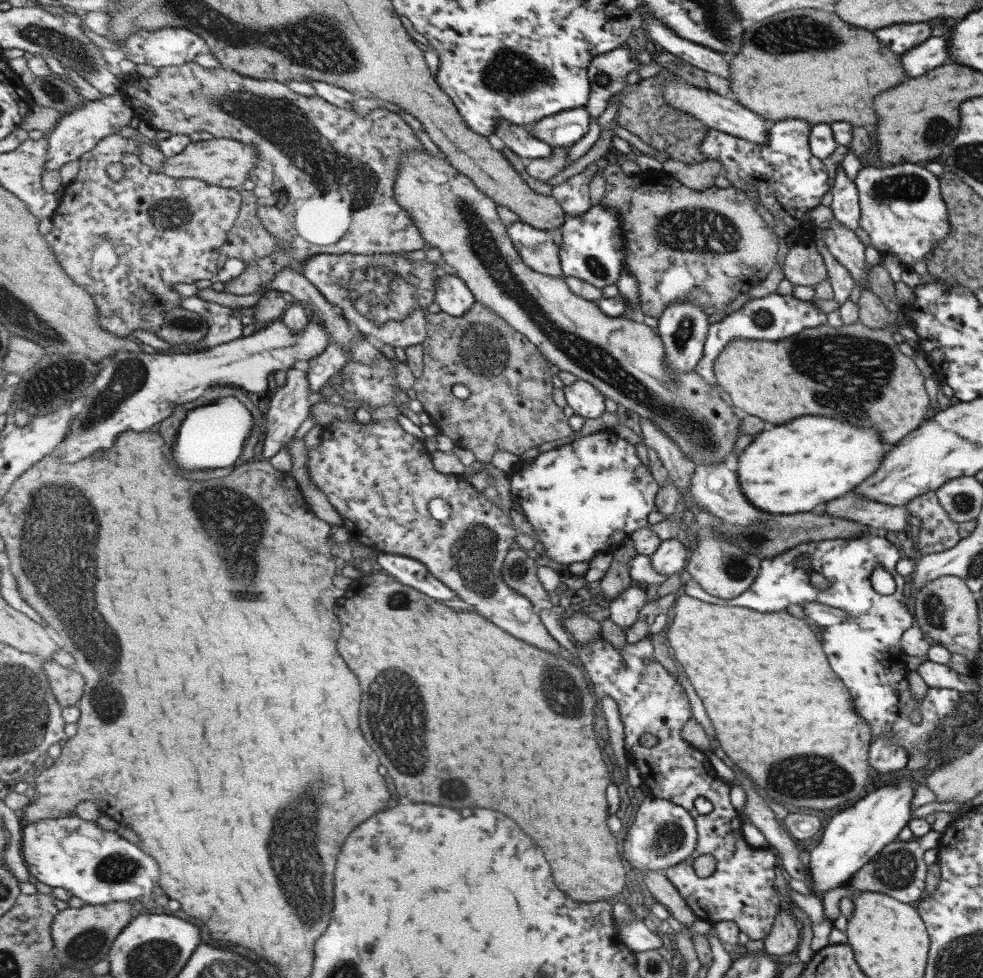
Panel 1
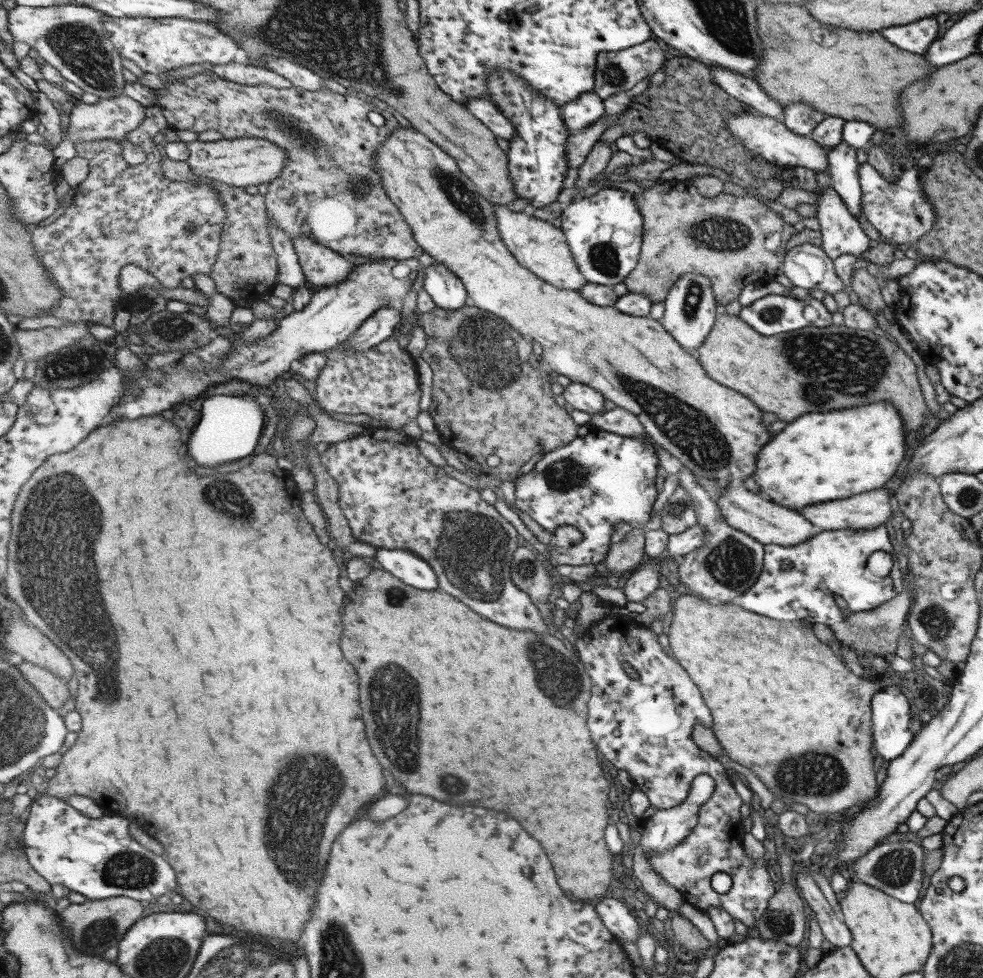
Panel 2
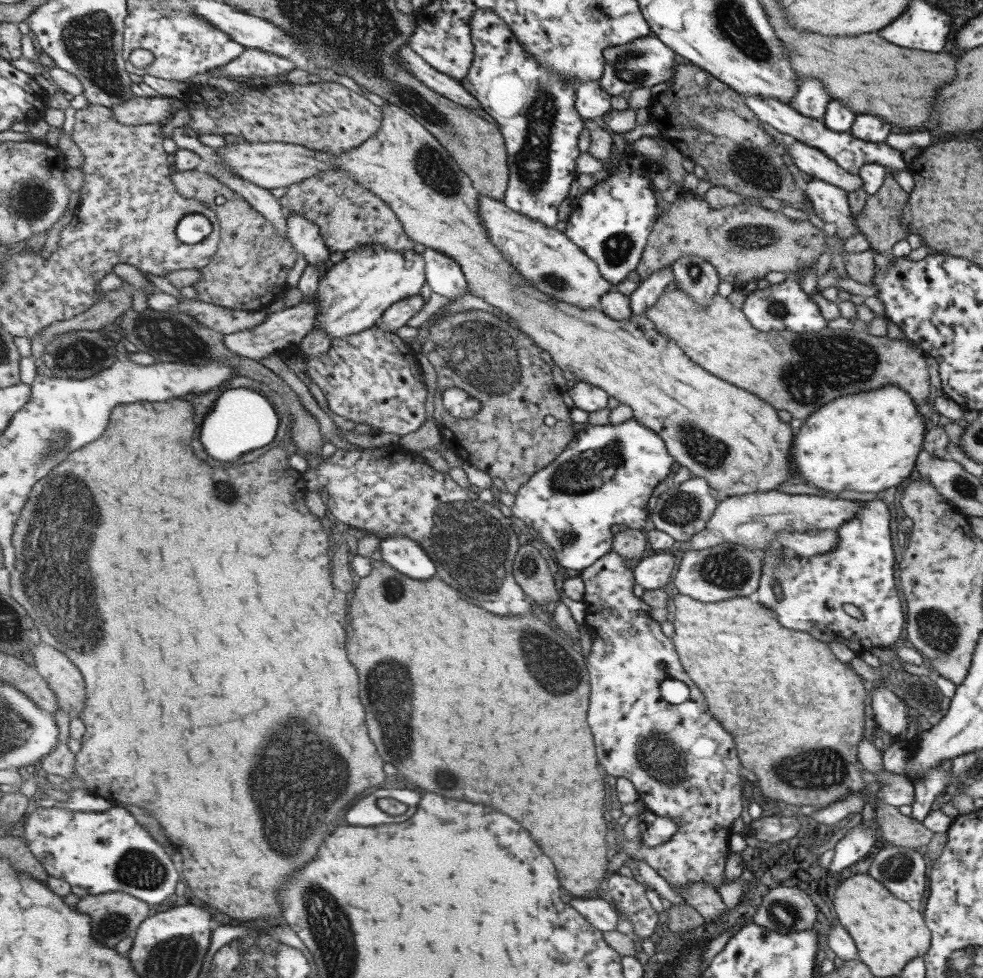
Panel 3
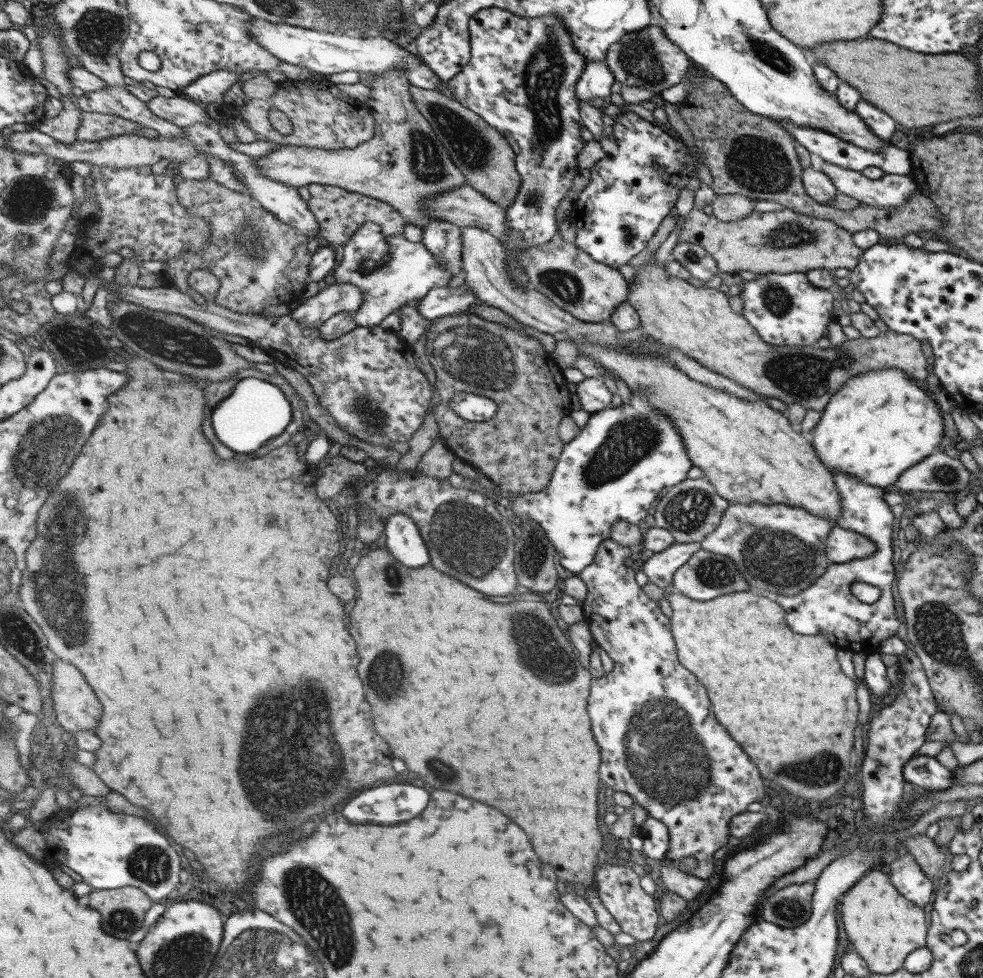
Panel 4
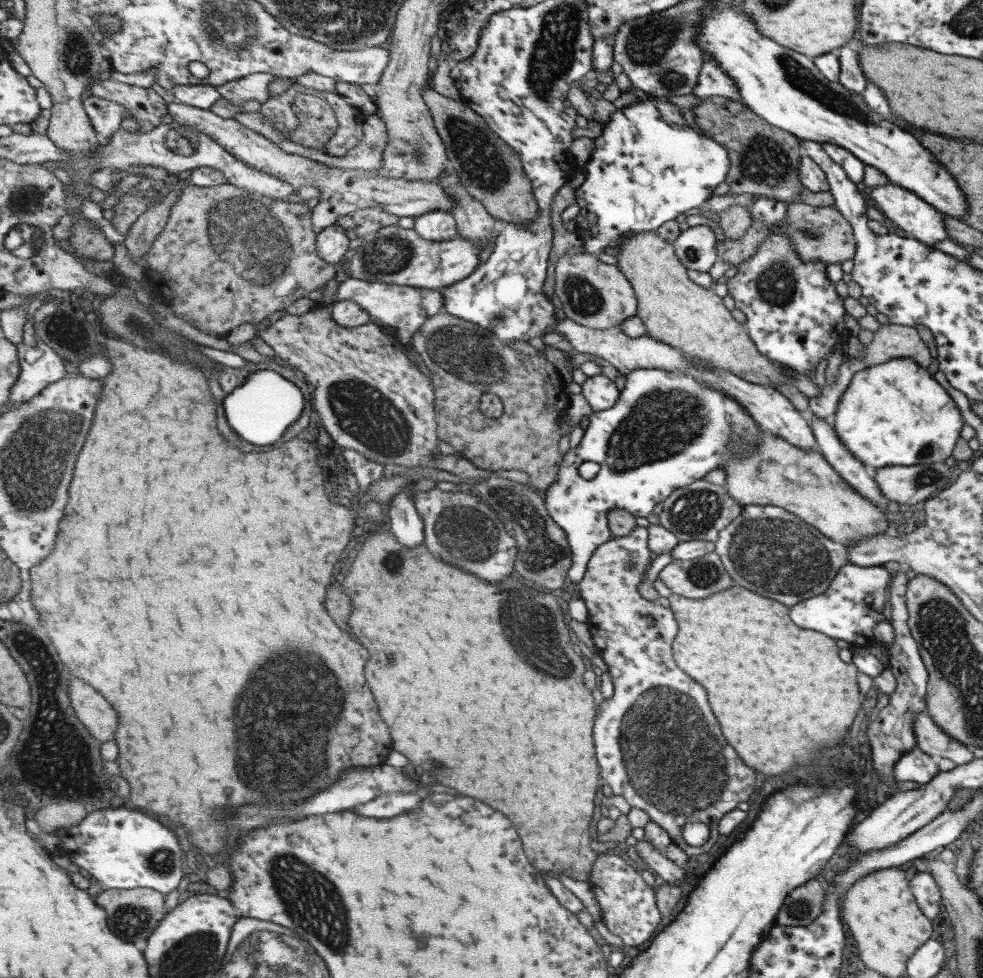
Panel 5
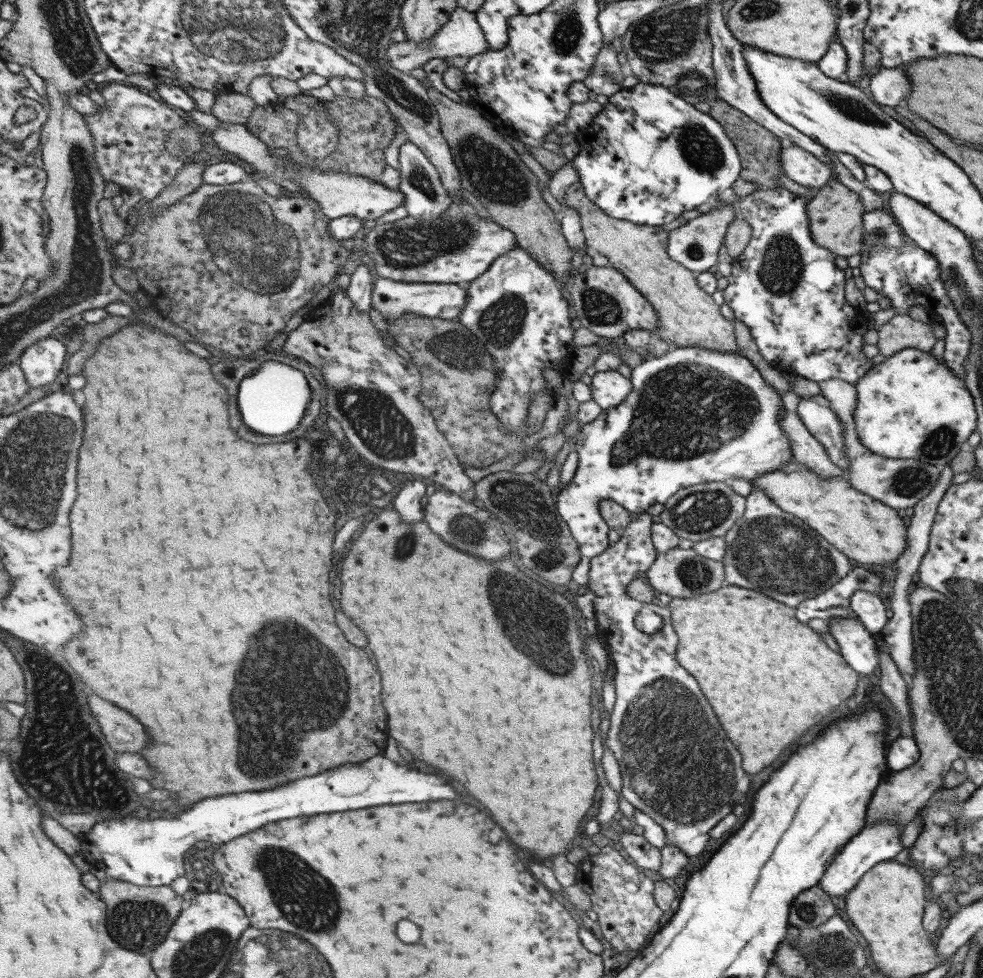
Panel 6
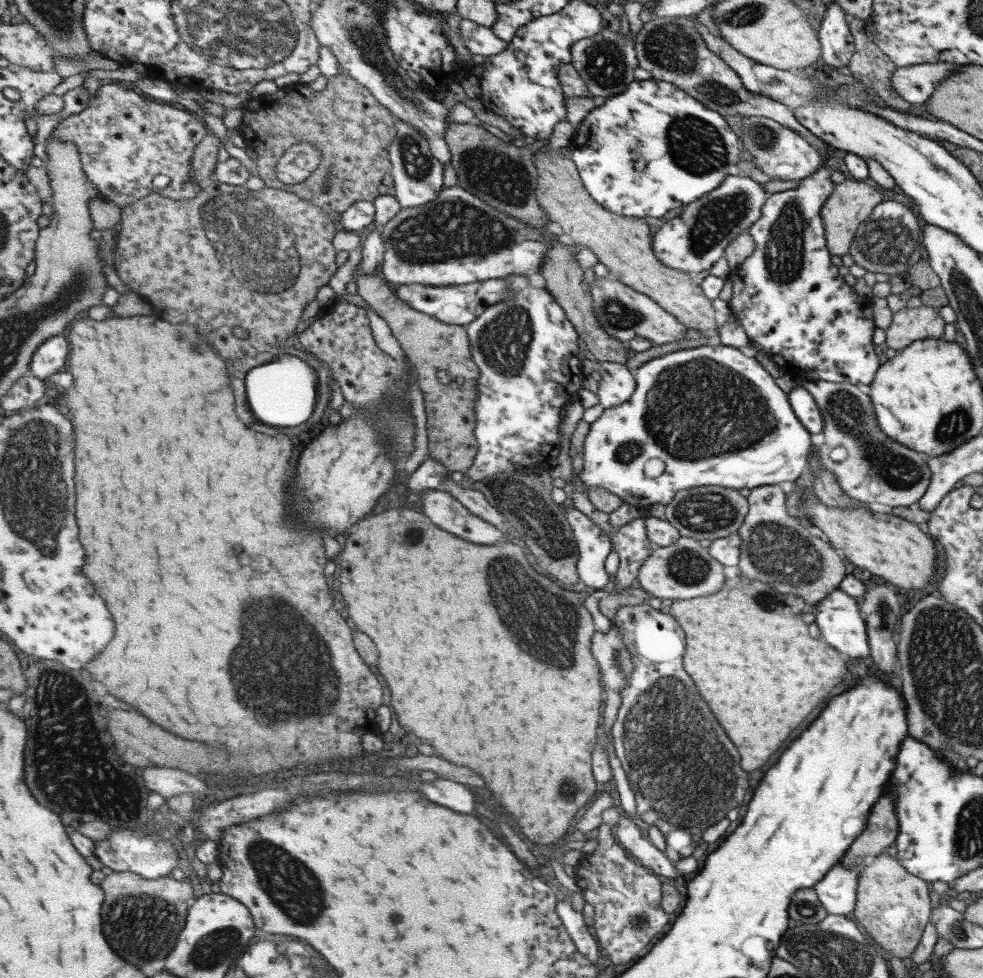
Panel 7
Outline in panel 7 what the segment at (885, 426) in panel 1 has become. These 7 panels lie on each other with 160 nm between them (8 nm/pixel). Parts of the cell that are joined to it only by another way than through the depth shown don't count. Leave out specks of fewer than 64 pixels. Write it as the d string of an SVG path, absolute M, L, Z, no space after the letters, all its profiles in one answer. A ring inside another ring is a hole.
M545 146L534 154L533 161L536 163L539 173L537 200L546 211L547 218L559 232L565 234L569 241L581 244L589 249L608 268L609 272L621 282L627 283L633 290L640 291L641 294L648 295L650 299L654 299L669 314L677 318L686 330L698 330L701 332L701 336L707 338L707 340L717 333L715 311L711 307L711 301L705 298L700 285L691 281L688 273L673 270L660 262L652 249L652 235L649 231L649 226L642 218L615 214L606 210L599 202L596 202L586 189L578 166L570 156L561 154L558 150L551 151ZM920 306L903 307L892 314L891 323L884 330L884 344L899 351L911 342L925 338L941 339L943 320L936 308Z

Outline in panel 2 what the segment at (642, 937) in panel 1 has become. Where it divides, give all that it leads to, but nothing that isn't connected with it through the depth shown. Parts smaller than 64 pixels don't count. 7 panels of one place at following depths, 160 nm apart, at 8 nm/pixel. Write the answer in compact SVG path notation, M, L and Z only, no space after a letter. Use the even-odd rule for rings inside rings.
M616 893L596 901L596 909L605 926L617 936L618 940L625 939L635 943L637 931L643 932L643 929L638 927L637 920L629 912L628 906Z

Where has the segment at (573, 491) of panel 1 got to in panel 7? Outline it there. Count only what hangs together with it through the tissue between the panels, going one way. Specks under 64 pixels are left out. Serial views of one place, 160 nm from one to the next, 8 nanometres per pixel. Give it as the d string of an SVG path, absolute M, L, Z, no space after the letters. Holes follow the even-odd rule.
M706 346L692 349L679 349L662 356L653 357L645 361L633 371L635 388L631 396L615 408L605 409L603 416L590 424L590 430L584 441L584 465L579 473L579 485L585 490L591 487L601 487L617 494L623 504L634 506L643 511L645 506L652 504L666 505L672 495L678 490L691 488L694 486L721 486L723 488L755 488L763 485L783 485L788 486L793 482L801 470L808 464L808 456L812 449L809 433L805 427L797 420L788 401L788 395L782 392L777 384L773 383L773 378L761 367L755 357L744 356L738 349L731 346ZM647 460L657 460L661 464L661 474L659 476L647 476L645 474L645 462ZM567 503L565 508L580 552L578 560L580 580L587 587L605 588L611 582L609 572L605 570L605 560L611 554L611 549L614 549L613 543L599 524L572 503Z

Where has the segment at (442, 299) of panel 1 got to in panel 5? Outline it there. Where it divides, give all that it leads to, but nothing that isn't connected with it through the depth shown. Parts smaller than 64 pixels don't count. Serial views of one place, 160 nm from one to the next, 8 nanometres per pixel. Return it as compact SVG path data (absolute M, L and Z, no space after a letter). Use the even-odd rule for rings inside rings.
M443 209L416 217L414 229L429 241L449 241L459 234L456 218Z

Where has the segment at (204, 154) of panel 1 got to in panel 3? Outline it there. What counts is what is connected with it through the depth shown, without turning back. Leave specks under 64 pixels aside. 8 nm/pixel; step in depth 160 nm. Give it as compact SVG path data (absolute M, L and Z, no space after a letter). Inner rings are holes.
M387 103L382 107L384 111L385 120L383 122L383 128L365 141L363 145L358 146L356 149L348 150L340 157L334 157L331 153L321 153L319 151L310 149L308 146L296 145L293 143L286 142L249 142L241 140L241 142L231 143L225 145L221 149L215 149L219 151L219 154L224 158L226 165L231 167L231 170L238 174L241 178L253 182L253 184L262 186L267 190L273 190L273 188L285 188L285 186L293 186L299 184L308 178L317 176L324 170L334 170L334 168L340 168L340 170L346 170L352 179L359 184L362 184L367 190L375 193L377 197L383 199L389 204L396 215L401 219L405 232L415 241L424 244L426 247L440 250L445 254L448 254L451 258L454 258L457 262L460 262L461 268L465 273L468 280L468 286L472 290L472 294L483 298L485 302L499 308L502 312L506 313L512 320L515 320L517 326L525 331L525 334L529 334L533 342L537 342L540 347L545 347L545 350L553 355L554 362L561 368L561 370L573 372L578 376L579 381L585 381L589 384L598 386L603 390L606 390L610 396L614 397L618 403L626 404L632 410L632 417L636 418L639 422L645 426L649 426L653 429L665 442L665 446L669 451L669 454L673 458L676 458L677 464L685 466L692 476L705 479L707 484L714 488L718 494L720 494L720 500L724 497L739 496L742 494L776 490L779 484L783 482L796 482L794 470L791 468L791 440L793 440L794 432L791 432L791 427L786 422L779 421L776 410L767 404L763 399L758 396L751 394L747 390L743 390L717 378L715 375L709 374L706 370L703 370L700 366L697 366L694 362L691 362L689 358L682 353L679 346L672 342L671 339L667 339L656 330L655 324L644 314L632 314L627 318L617 320L611 318L608 314L605 314L603 310L595 308L581 308L576 304L569 304L564 299L557 300L552 294L545 294L541 292L536 286L530 284L530 282L505 258L505 255L491 242L488 230L485 228L484 223L480 219L480 207L481 202L480 193L476 190L476 186L472 181L472 178L457 164L457 161L450 155L450 152L439 142L439 139L435 135L431 134L423 124L417 122L417 119L413 114L408 113L405 109L400 106L392 105Z

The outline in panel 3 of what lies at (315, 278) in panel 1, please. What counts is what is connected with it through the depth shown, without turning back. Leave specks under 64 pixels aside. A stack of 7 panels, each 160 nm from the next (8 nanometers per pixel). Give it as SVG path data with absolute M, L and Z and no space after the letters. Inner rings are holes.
M284 208L287 219L287 236L298 252L307 260L307 266L325 264L330 249L325 244L323 230L317 223L295 211Z

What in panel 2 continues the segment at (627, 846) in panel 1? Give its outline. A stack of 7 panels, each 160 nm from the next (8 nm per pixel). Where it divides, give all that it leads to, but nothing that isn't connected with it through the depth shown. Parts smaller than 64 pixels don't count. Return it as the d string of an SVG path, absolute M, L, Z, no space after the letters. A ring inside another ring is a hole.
M697 775L692 778L687 796L684 801L677 806L665 808L665 810L647 808L638 817L635 823L634 830L639 833L639 844L644 852L665 852L667 849L672 849L681 840L685 839L690 833L690 830L698 823L698 810L700 804L703 804L713 792L714 780L707 775Z

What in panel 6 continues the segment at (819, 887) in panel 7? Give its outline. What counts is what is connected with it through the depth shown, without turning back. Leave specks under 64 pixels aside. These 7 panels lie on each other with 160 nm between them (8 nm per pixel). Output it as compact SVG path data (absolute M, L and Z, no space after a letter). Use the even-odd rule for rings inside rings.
M879 819L873 825L865 825L859 833L833 857L829 866L822 874L818 886L828 896L845 896L860 880L861 876L872 868L876 862L889 861L900 851L901 845L897 839L903 826L891 819Z

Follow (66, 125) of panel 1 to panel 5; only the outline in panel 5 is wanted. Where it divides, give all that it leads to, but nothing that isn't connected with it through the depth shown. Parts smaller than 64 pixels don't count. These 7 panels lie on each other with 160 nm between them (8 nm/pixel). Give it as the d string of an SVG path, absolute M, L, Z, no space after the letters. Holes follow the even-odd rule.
M171 102L168 104L169 114L175 122L187 124L205 131L212 139L224 146L235 158L246 162L251 168L262 170L269 176L280 178L297 189L301 186L316 186L321 190L321 198L311 209L311 222L313 230L319 234L322 230L336 224L342 216L353 214L364 208L380 206L389 214L399 217L418 217L428 212L439 209L449 211L452 214L454 202L444 188L436 181L408 181L407 179L387 178L377 173L364 171L363 169L328 169L323 163L311 160L299 154L288 154L279 148L276 142L265 138L265 135L257 131L249 130L234 118L223 118L210 109L201 109L187 104Z

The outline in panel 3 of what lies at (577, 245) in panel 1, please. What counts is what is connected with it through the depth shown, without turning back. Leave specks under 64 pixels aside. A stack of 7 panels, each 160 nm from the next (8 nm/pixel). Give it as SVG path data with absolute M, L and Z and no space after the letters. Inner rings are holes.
M623 147L617 166L605 169L609 176L574 198L571 216L566 221L568 237L597 261L601 274L614 284L621 282L637 266L657 218L651 181L660 166L633 153L629 147Z

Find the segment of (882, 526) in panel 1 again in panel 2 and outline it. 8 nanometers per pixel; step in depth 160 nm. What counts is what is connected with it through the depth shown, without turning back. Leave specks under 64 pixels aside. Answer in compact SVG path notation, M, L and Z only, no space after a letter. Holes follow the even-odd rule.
M878 488L877 490L868 490L854 494L849 498L841 500L828 500L822 503L804 506L798 512L807 522L810 522L814 529L823 531L858 531L859 529L872 529L873 527L883 525L891 516L892 510L888 501L891 493L887 489Z

